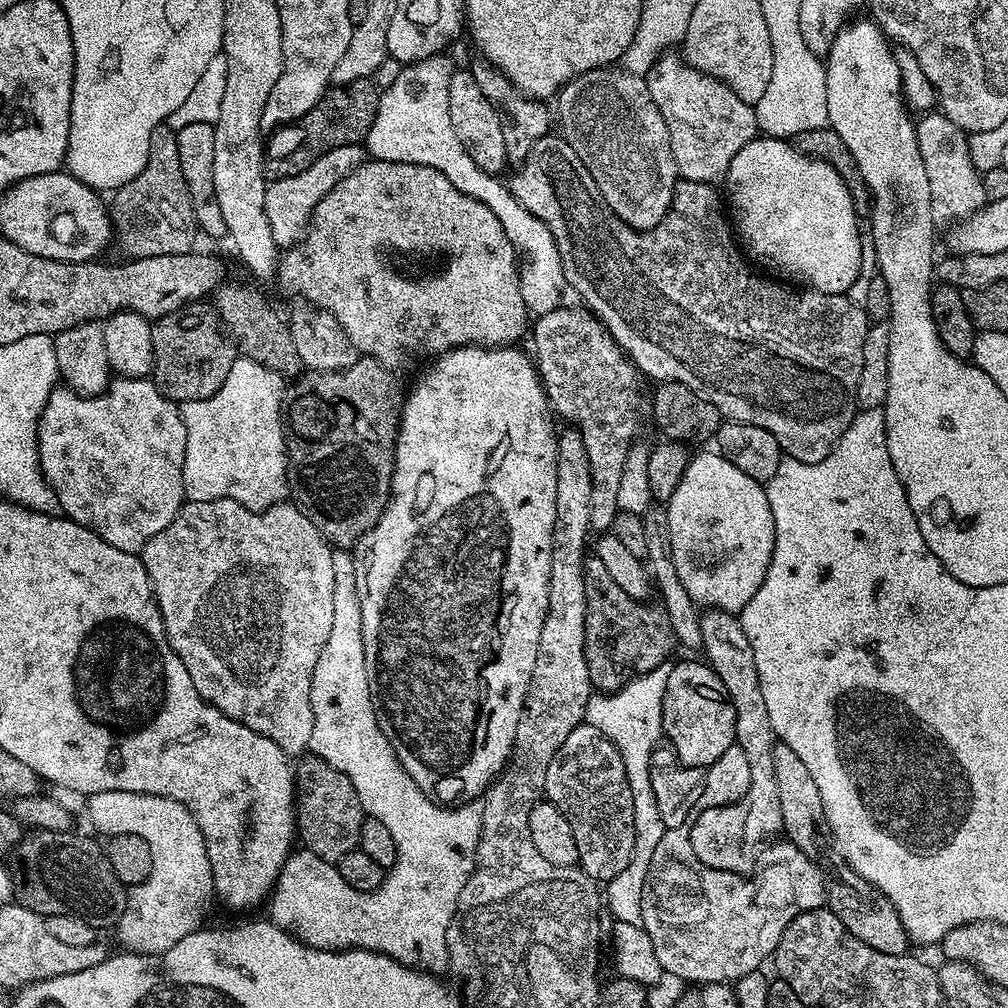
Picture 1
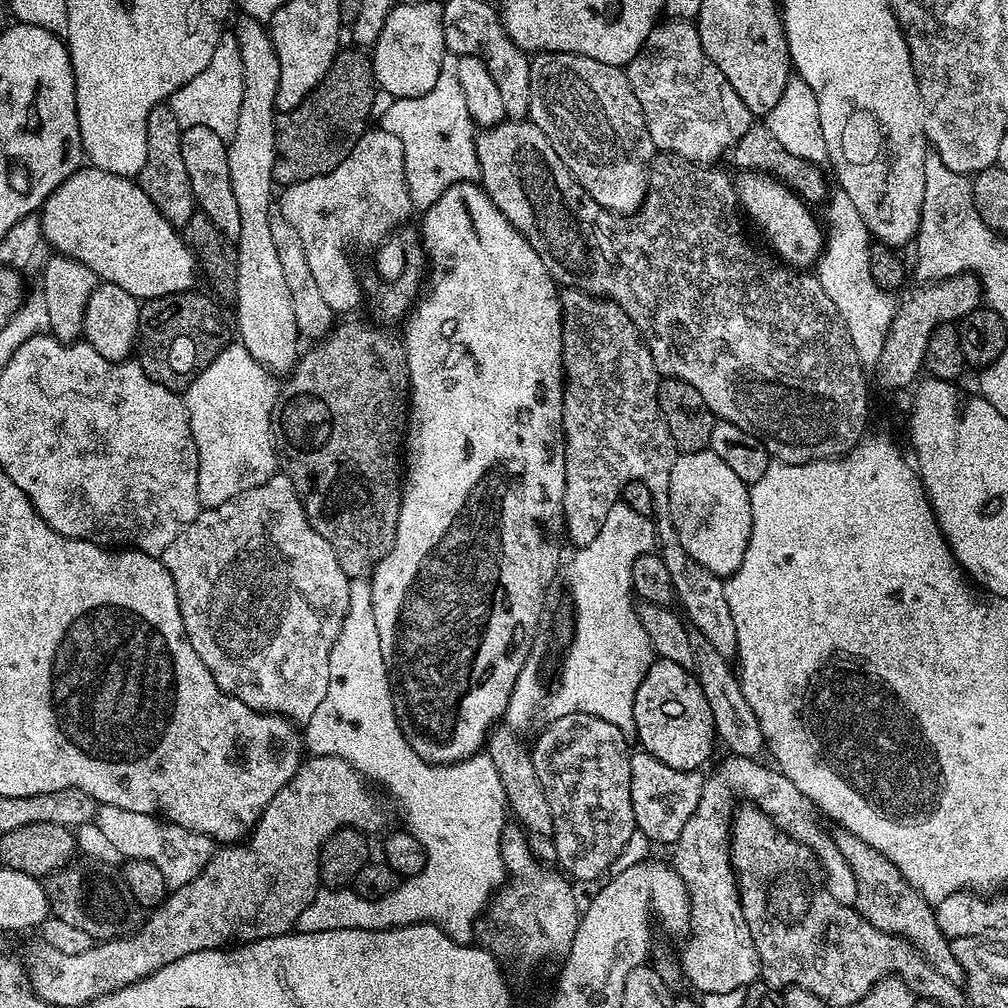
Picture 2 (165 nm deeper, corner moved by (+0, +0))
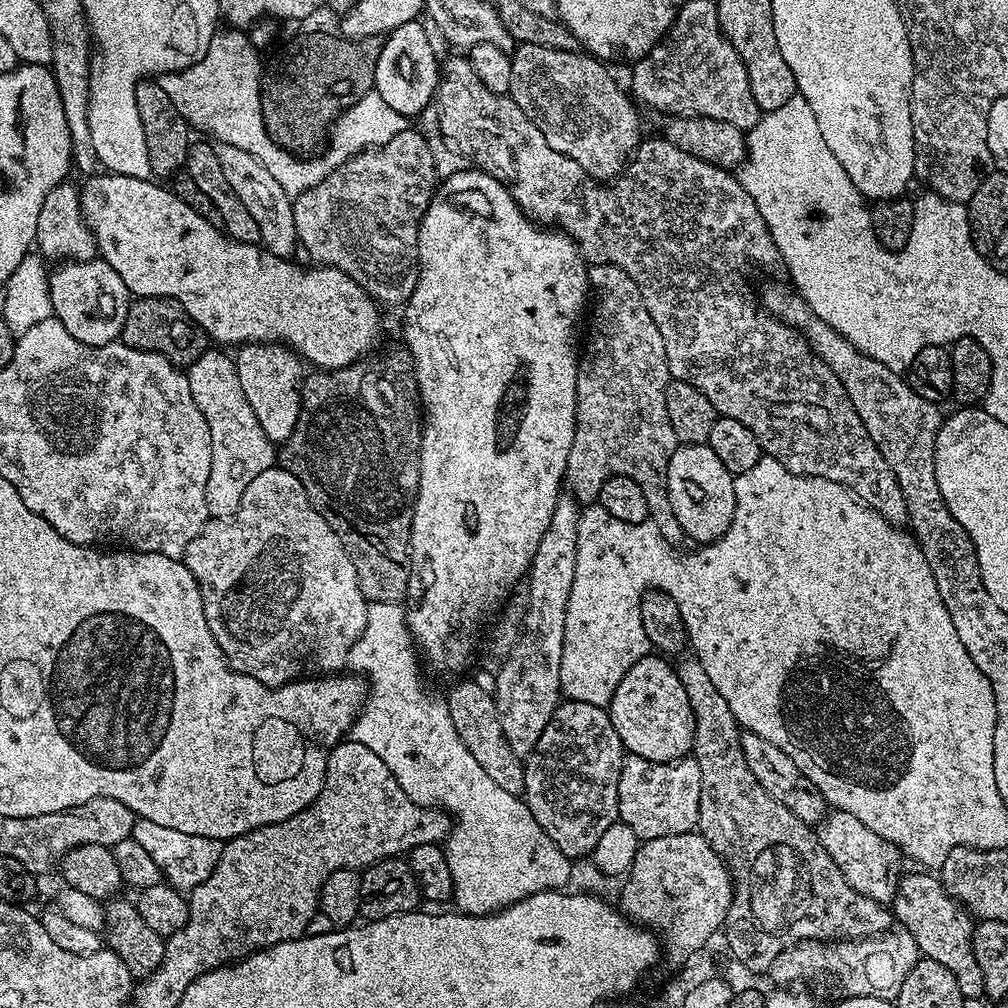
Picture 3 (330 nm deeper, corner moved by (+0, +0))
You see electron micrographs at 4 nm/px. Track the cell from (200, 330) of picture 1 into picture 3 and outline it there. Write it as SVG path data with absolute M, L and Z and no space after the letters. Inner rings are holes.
M141 296L133 299L126 310L126 322L120 331L120 340L131 348L162 354L162 358L177 366L194 363L210 344L208 337L194 322L194 318L186 314L182 305L165 296Z

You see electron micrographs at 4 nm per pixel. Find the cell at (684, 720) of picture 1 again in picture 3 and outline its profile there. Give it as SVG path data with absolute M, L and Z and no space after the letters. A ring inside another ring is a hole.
M649 654L630 666L618 682L618 690L614 690L614 698L606 711L624 743L625 753L663 764L683 760L691 753L696 740L694 710L675 667L663 655Z

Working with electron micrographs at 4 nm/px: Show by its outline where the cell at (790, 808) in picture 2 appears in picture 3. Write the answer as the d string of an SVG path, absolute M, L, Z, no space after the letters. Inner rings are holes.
M829 811L815 829L816 837L822 842L826 854L834 858L838 870L842 870L842 878L858 890L858 894L866 894L883 904L891 903L899 888L899 878L904 863L900 849L886 842L875 834L864 823L858 822L852 812Z

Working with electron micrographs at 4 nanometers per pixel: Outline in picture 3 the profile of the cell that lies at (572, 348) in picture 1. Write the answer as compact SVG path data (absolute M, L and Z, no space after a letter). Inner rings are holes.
M594 264L588 269L588 282L594 303L590 308L592 325L589 328L587 325L578 366L576 429L570 461L570 484L572 480L573 486L580 491L581 501L592 502L600 494L600 468L609 468L607 471L617 476L634 478L634 482L642 486L642 494L646 494L649 517L658 526L662 538L674 546L680 546L680 543L685 543L686 537L682 526L678 526L678 518L674 516L668 493L668 467L670 458L676 453L678 441L674 426L670 426L670 414L666 414L666 386L670 377L662 334L654 318L650 318L650 310L646 310L634 278L630 278L626 270L613 264Z

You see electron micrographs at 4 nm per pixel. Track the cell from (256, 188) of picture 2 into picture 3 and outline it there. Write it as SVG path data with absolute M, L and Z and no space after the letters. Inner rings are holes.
M275 342L245 344L235 353L238 382L242 382L242 394L262 426L262 434L280 446L290 438L300 413L300 394L304 391L305 365L291 348Z

